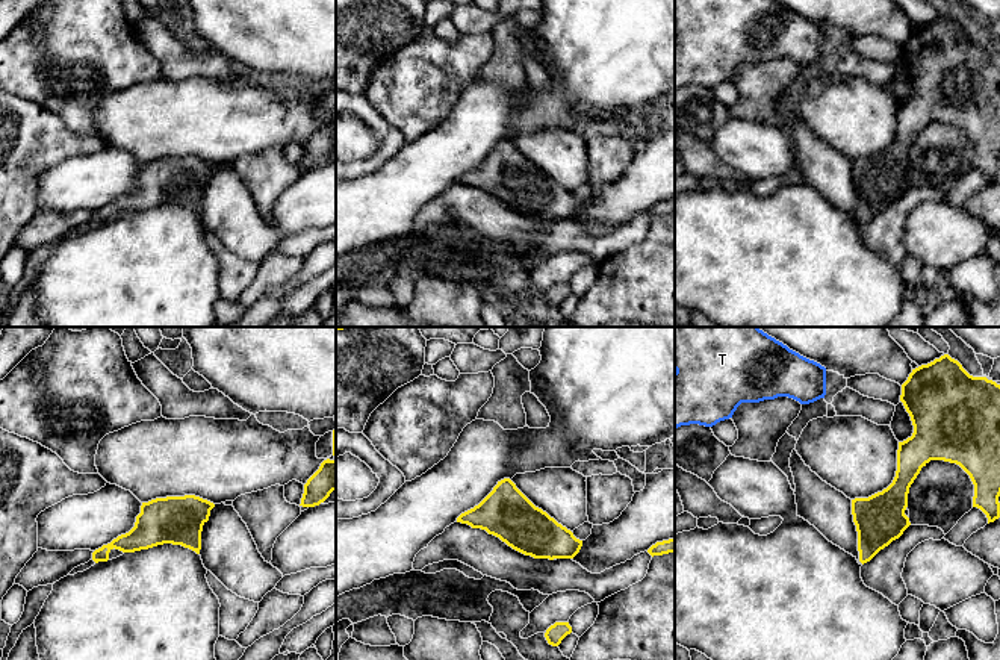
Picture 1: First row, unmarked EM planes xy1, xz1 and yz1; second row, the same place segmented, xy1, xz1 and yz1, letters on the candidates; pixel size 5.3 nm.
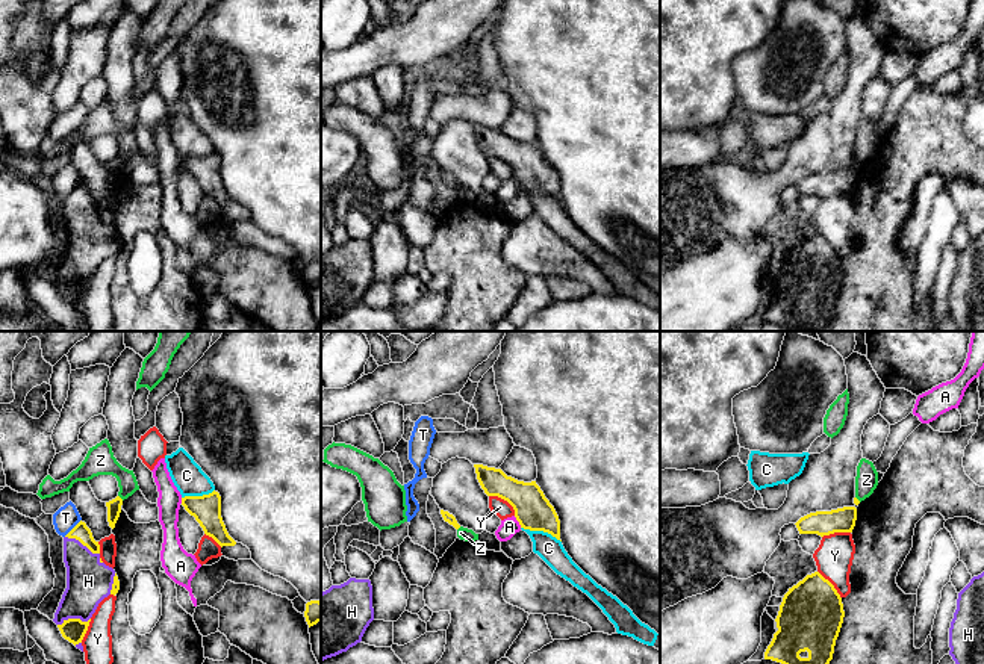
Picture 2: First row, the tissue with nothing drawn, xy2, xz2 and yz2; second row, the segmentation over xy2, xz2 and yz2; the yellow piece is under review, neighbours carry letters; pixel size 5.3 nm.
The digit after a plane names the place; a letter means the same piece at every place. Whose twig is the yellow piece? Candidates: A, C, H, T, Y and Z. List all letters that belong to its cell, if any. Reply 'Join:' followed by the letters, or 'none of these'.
Join: H

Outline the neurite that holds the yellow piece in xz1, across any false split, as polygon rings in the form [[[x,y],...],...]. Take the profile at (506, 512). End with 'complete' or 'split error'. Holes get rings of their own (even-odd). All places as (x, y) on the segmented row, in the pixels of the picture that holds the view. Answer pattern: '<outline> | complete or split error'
[[[510,478],[498,481],[493,490],[457,522],[486,530],[513,549],[534,559],[573,559],[582,540],[536,507]]] | complete

